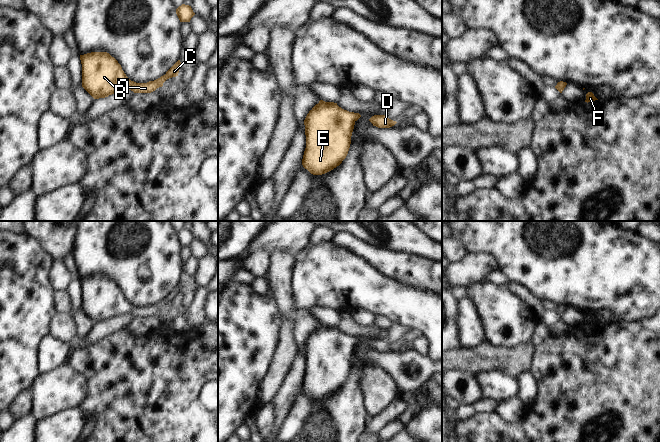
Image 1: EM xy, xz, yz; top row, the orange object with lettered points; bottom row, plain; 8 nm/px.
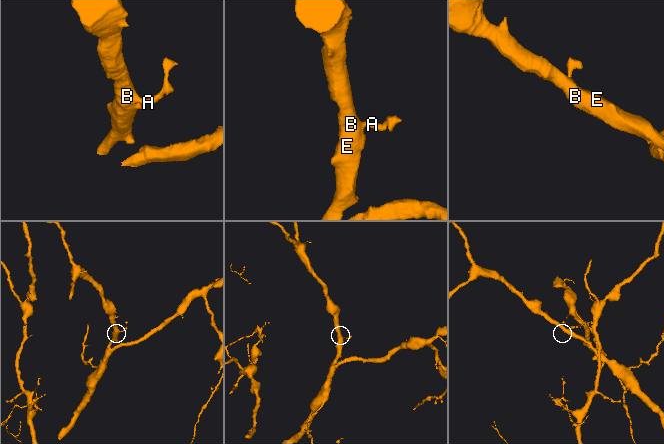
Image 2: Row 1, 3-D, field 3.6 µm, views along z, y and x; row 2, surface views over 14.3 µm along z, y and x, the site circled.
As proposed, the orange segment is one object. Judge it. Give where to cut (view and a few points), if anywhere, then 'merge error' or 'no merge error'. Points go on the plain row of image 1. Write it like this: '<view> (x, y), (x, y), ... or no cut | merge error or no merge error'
no cut | no merge error

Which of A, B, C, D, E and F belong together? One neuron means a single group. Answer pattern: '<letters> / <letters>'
A B C D E F

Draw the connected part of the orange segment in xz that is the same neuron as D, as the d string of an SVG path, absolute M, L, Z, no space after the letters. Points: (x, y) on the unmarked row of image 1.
M374 339L369 345L378 352L390 352L394 350L397 346L389 343L386 339Z

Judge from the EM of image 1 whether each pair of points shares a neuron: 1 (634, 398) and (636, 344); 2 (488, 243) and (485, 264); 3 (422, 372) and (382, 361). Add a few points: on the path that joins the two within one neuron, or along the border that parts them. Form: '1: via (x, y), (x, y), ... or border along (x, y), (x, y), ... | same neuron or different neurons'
1: via (634, 385), (634, 379), (637, 376), (636, 357) | same neuron
2: border along (468, 252), (489, 253), (499, 268) | different neurons
3: via (413, 367), (392, 362) | same neuron

